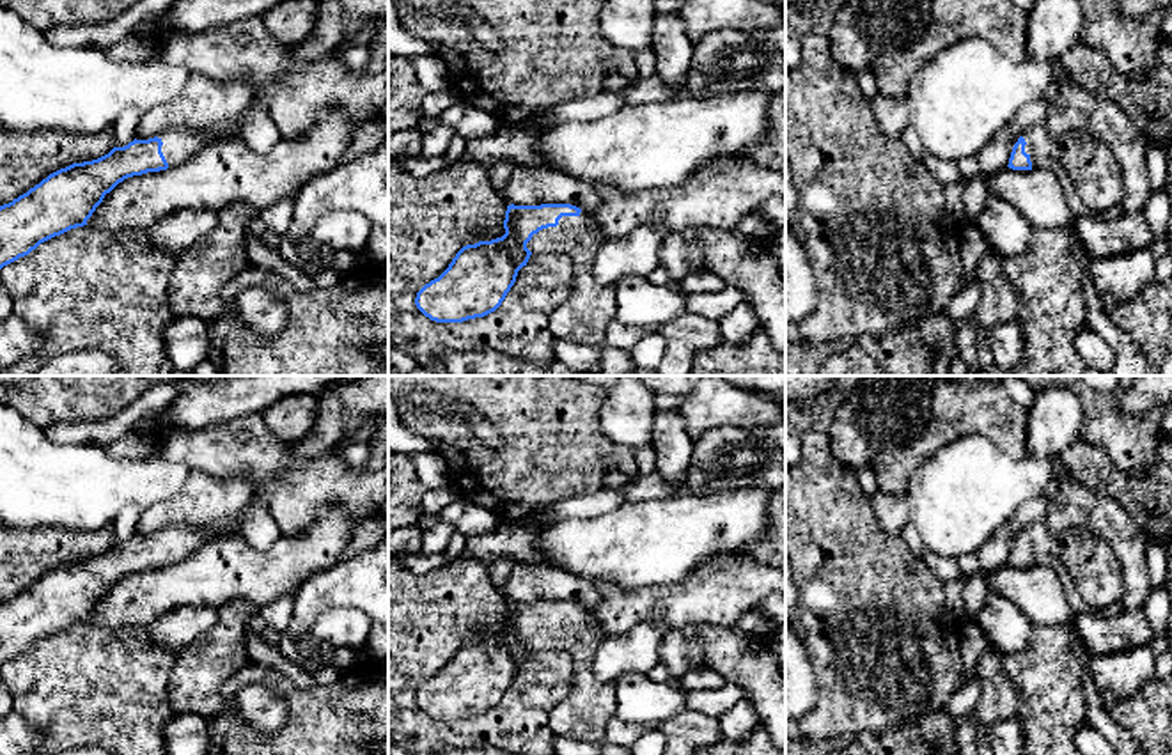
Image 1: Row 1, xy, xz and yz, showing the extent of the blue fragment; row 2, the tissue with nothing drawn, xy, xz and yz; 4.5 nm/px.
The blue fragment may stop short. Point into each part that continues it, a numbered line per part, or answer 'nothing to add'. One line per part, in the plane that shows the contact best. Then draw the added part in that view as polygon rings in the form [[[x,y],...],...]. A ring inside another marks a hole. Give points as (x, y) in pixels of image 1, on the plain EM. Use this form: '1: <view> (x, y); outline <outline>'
1: xz (584, 715); outline [[[582,606],[578,613],[562,613],[557,624],[539,627],[527,640],[532,650],[564,650],[573,659],[573,689],[550,712],[557,737],[601,743],[617,712],[615,684],[599,681],[592,670],[594,654],[605,638],[592,611]]]

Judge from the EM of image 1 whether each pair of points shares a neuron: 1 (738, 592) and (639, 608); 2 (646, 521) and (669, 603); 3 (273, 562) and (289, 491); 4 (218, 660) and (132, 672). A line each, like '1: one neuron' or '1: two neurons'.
1: one neuron
2: two neurons
3: two neurons
4: two neurons

